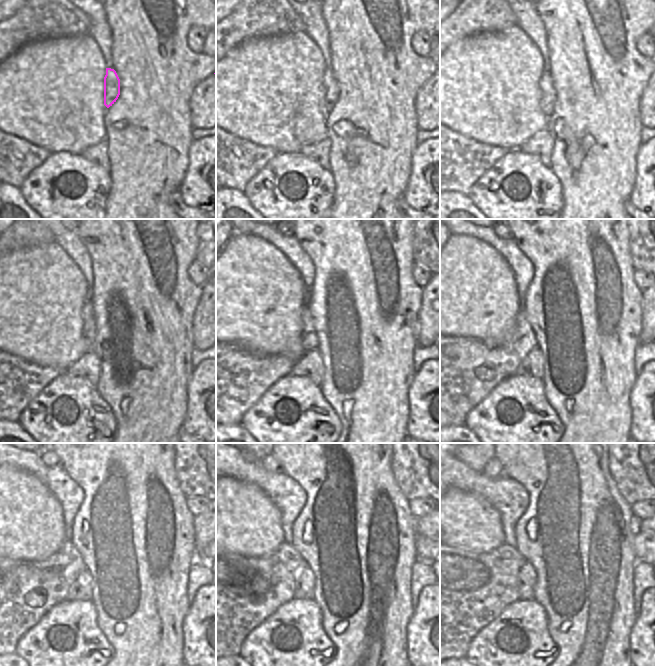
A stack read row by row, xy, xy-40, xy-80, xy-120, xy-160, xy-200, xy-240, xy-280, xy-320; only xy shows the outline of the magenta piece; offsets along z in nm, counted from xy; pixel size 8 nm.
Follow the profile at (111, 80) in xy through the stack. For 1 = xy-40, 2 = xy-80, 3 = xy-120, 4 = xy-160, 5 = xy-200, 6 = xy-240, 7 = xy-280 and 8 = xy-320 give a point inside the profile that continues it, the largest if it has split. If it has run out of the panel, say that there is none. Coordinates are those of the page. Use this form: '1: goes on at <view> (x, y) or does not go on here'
1: goes on at xy-40 (332, 92)
2: goes on at xy-80 (548, 99)
3: goes on at xy-120 (89, 324)
4: goes on at xy-160 (309, 338)
5: goes on at xy-200 (460, 372)
6: goes on at xy-240 (12, 596)
7: goes on at xy-280 (236, 594)
8: goes on at xy-320 (460, 593)

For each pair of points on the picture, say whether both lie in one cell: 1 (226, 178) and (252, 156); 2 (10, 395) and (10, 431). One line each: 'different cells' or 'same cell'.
1: same cell
2: different cells

